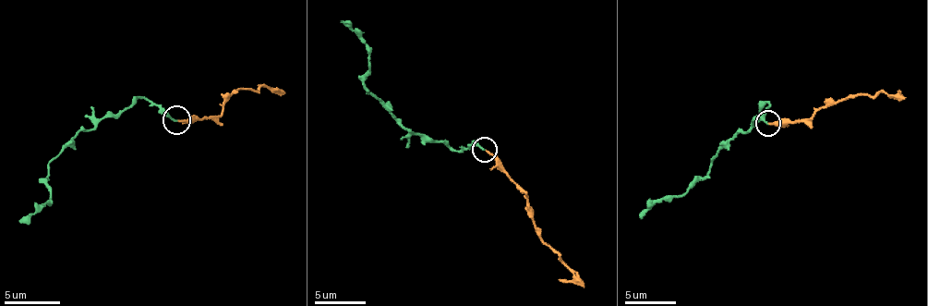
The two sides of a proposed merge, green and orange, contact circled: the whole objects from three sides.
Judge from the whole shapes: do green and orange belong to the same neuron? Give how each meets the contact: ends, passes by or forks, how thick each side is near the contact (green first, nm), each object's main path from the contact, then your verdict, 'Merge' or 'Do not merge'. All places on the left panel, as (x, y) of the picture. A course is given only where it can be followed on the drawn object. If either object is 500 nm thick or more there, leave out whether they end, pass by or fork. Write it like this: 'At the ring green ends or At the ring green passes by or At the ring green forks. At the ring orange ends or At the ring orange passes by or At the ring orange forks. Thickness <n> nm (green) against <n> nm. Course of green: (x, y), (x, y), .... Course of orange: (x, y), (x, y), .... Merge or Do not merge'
At the ring green ends. At the ring orange ends. Thickness 160 nm (green) against 160 nm. Course of green: (177, 120), (138, 98), (115, 115), (104, 115), (82, 128), (57, 154), (43, 179), (49, 199), (18, 221). Course of orange: (177, 120), (216, 117), (238, 90), (266, 87), (271, 92), (269, 87), (258, 84). Merge

